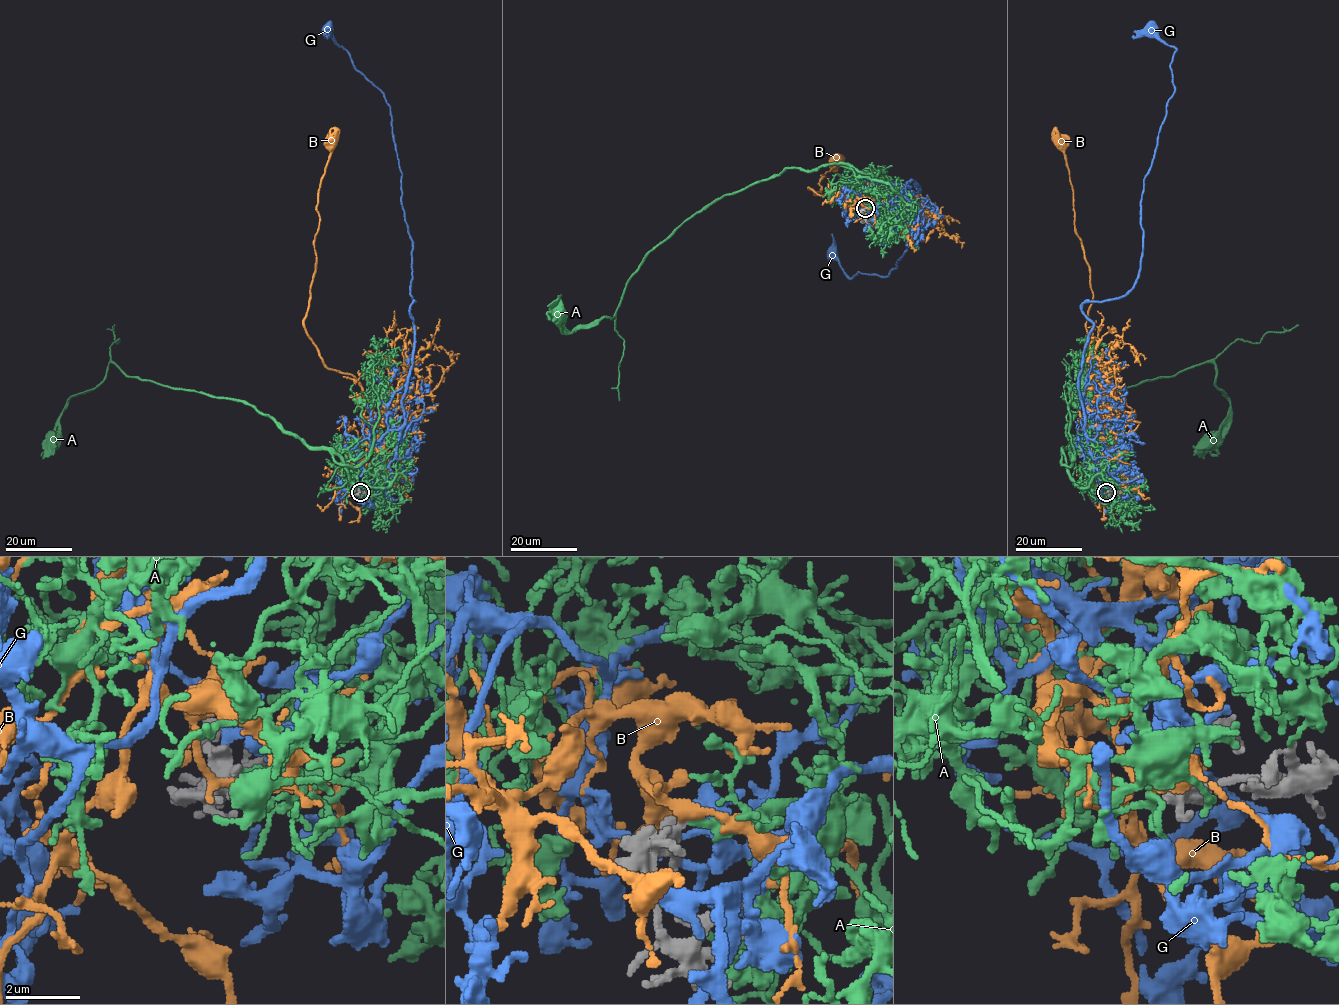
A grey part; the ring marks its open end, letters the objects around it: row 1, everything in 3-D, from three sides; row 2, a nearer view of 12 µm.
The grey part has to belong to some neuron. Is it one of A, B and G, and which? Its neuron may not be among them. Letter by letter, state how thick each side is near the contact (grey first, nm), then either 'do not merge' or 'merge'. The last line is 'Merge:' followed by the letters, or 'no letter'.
A: calibres 240 and 280 nm; merge
B: calibres 280 and 190 nm; do not merge
G: calibres 380 and 220 nm; do not merge
Merge: A

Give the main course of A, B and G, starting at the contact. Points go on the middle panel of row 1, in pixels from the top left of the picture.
A: (865, 208), (879, 205), (870, 178), (839, 164), (787, 167), (679, 226), (612, 318), (569, 332), (554, 312)
B: (864, 208), (862, 193), (890, 237), (868, 216), (809, 188), (818, 192), (821, 176), (836, 165)
G: (864, 210), (913, 181), (918, 245), (907, 243), (887, 275), (850, 278), (832, 254)

